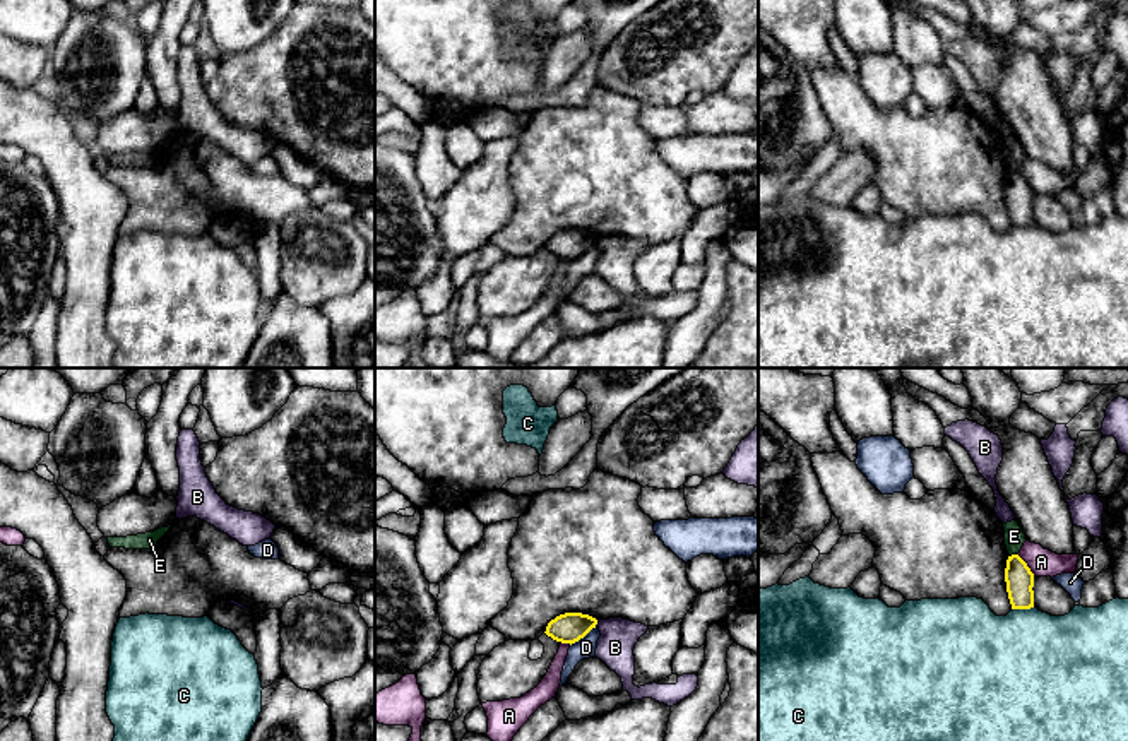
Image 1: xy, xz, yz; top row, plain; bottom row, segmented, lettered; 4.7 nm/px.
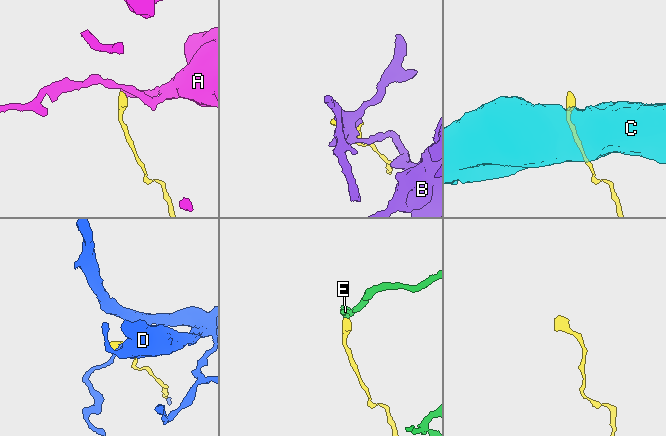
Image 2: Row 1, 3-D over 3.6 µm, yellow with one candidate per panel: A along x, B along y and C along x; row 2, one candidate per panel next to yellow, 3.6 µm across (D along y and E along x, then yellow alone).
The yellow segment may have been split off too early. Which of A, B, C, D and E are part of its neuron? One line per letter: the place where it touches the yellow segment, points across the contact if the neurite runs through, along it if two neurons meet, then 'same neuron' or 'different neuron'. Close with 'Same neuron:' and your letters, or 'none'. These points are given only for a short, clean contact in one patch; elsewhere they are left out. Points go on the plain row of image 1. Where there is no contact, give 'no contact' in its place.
A: meets yellow in yz at (1026, 182); different neuron
B: meets yellow in xz at (596, 240); border along xz (598, 237), (594, 242); different neuron
C: meets yellow in yz at (1022, 225); different neuron
D: meets yellow in xz at (582, 254); different neuron
E: meets yellow in yz at (1014, 171); border along yz (1017, 170), (1010, 173); different neuron
Same neuron: none

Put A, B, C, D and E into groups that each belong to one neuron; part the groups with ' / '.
A / B / C / D / E

